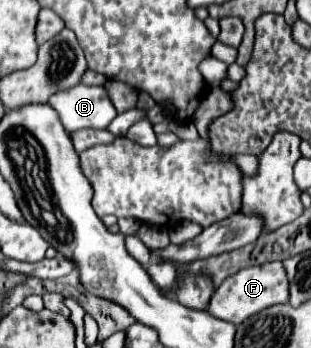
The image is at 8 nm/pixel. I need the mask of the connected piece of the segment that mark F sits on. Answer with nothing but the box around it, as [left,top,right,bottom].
[208,262,288,324]

